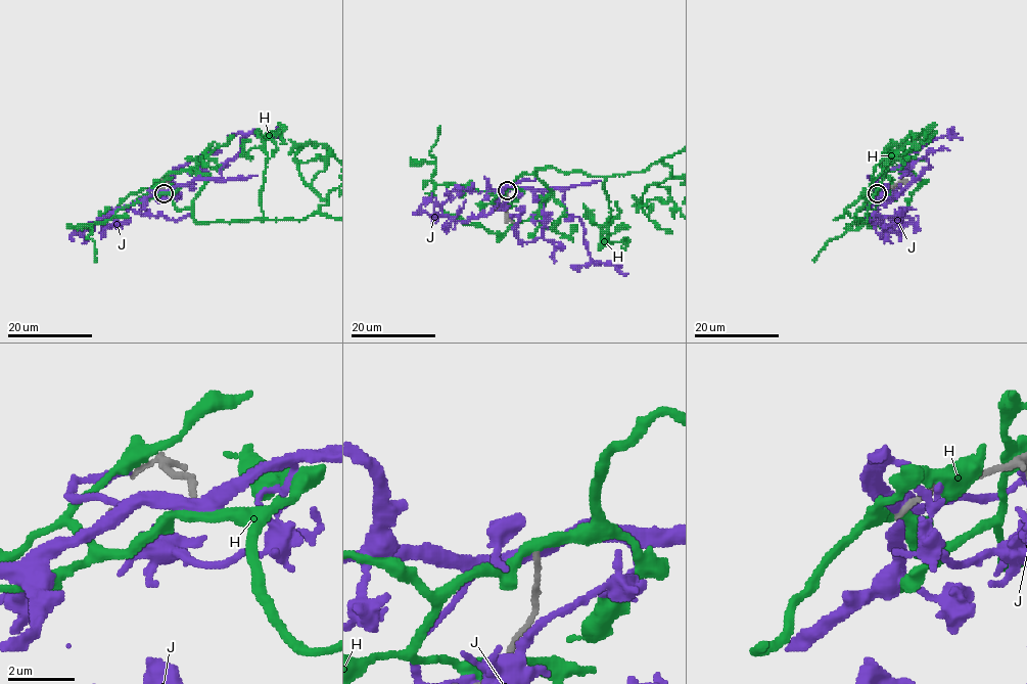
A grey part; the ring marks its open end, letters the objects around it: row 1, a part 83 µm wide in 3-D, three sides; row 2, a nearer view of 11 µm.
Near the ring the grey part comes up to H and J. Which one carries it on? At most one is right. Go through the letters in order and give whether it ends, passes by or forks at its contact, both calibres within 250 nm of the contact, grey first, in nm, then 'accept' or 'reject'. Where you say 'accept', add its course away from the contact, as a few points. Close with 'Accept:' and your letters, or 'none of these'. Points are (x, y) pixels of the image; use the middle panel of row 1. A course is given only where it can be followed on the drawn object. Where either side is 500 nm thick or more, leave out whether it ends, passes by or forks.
H: it passes by; 160 nm thick on the grey side, 320 nm on the other; reject
J: it passes by; 170 nm thick on the grey side, 380 nm on the other; reject
Accept: none of these

